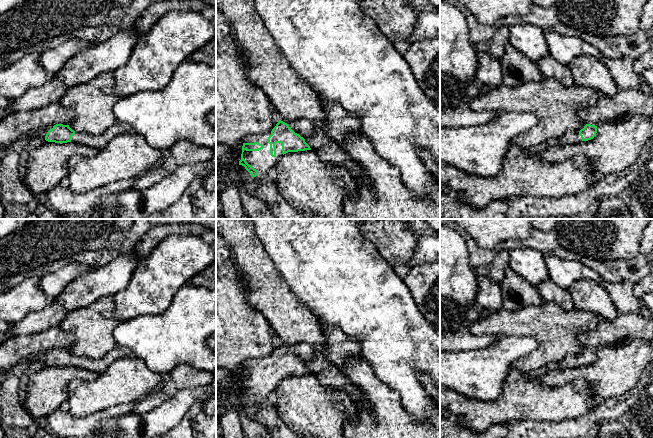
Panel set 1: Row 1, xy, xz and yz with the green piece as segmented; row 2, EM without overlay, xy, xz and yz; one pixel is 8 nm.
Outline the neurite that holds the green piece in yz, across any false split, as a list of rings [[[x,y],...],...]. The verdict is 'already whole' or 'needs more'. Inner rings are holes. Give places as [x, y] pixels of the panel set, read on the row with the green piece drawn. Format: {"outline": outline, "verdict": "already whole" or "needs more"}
{"outline": [[[586,124],[580,131],[568,131],[560,139],[561,145],[572,145],[593,139],[597,133],[597,126]]], "verdict": "needs more"}

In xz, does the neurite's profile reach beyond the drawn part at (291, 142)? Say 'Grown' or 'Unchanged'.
Grown

